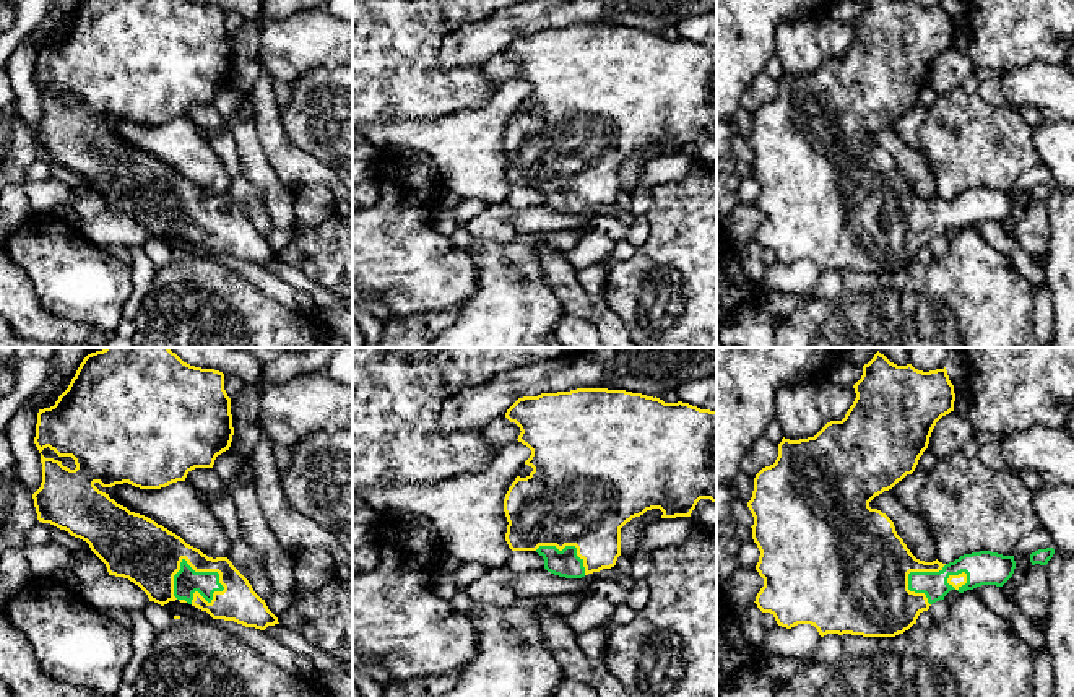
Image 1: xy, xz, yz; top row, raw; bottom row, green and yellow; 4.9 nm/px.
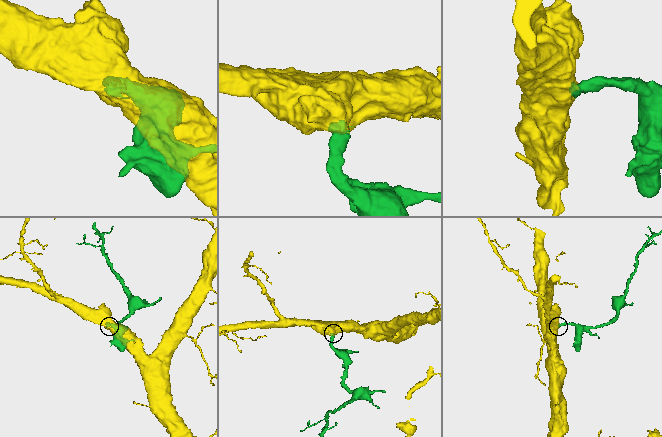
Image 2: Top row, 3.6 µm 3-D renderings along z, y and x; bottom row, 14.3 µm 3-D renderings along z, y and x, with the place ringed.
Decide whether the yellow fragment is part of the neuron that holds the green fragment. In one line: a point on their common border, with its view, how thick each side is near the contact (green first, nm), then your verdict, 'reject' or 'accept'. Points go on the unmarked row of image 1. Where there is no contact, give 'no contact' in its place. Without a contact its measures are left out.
xy (200, 208) | 130/280 nm | accept

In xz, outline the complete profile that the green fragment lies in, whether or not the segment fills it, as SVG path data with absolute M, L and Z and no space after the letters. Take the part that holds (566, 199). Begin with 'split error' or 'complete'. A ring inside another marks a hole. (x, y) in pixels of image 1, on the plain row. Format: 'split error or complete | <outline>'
split error | M577 24L518 34L507 45L505 54L520 63L522 68L517 76L531 86L525 101L533 104L526 114L517 112L505 130L504 148L509 158L505 177L512 187L536 187L544 195L544 205L554 211L582 214L588 210L614 203L621 192L621 164L647 146L660 145L663 148L661 154L676 154L691 153L700 135L710 135L717 140L717 47L700 45L682 37L665 39L656 32L626 26Z

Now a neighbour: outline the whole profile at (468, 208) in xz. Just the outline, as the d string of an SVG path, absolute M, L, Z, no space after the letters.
M461 198L455 208L455 223L468 224L473 218L491 208L484 200Z

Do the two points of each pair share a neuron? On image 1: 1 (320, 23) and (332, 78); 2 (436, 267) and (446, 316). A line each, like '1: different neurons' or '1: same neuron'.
1: different neurons
2: different neurons

